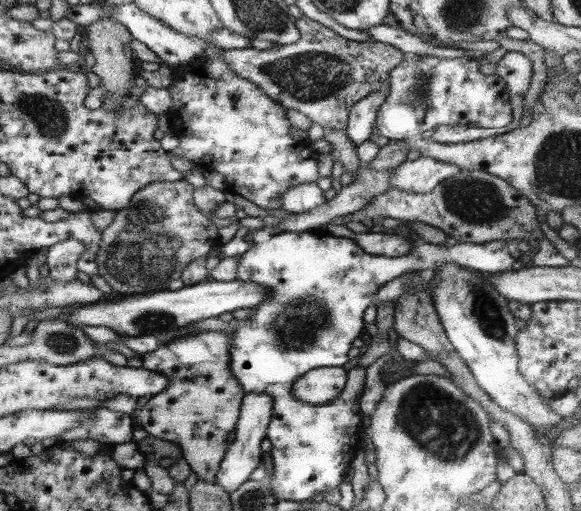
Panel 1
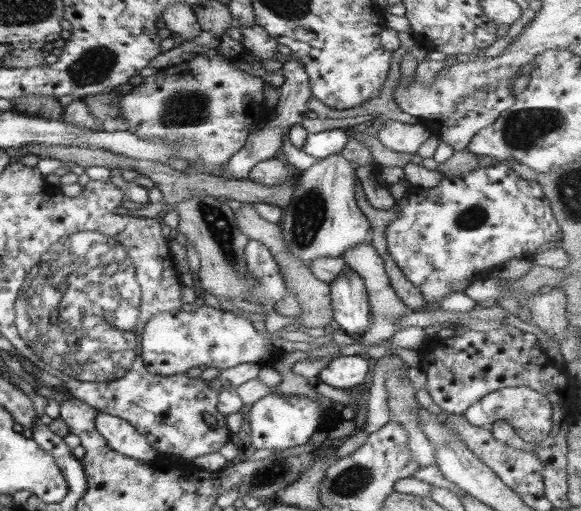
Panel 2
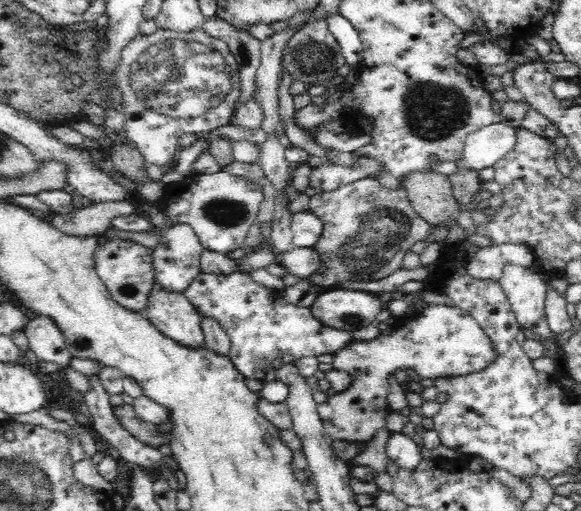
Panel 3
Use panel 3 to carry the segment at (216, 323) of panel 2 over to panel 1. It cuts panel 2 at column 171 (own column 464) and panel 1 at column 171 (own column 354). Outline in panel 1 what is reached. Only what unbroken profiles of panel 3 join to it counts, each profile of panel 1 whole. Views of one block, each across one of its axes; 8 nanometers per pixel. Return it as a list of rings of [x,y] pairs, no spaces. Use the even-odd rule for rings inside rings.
[[[201,332],[188,338],[177,338],[161,343],[156,350],[143,354],[139,365],[168,377],[169,385],[160,394],[154,395],[140,410],[134,410],[136,427],[144,428],[148,435],[173,442],[180,447],[181,458],[189,464],[197,480],[215,482],[221,460],[229,447],[228,434],[235,429],[239,419],[242,400],[245,396],[243,386],[232,374],[229,367],[228,336],[224,332]]]

